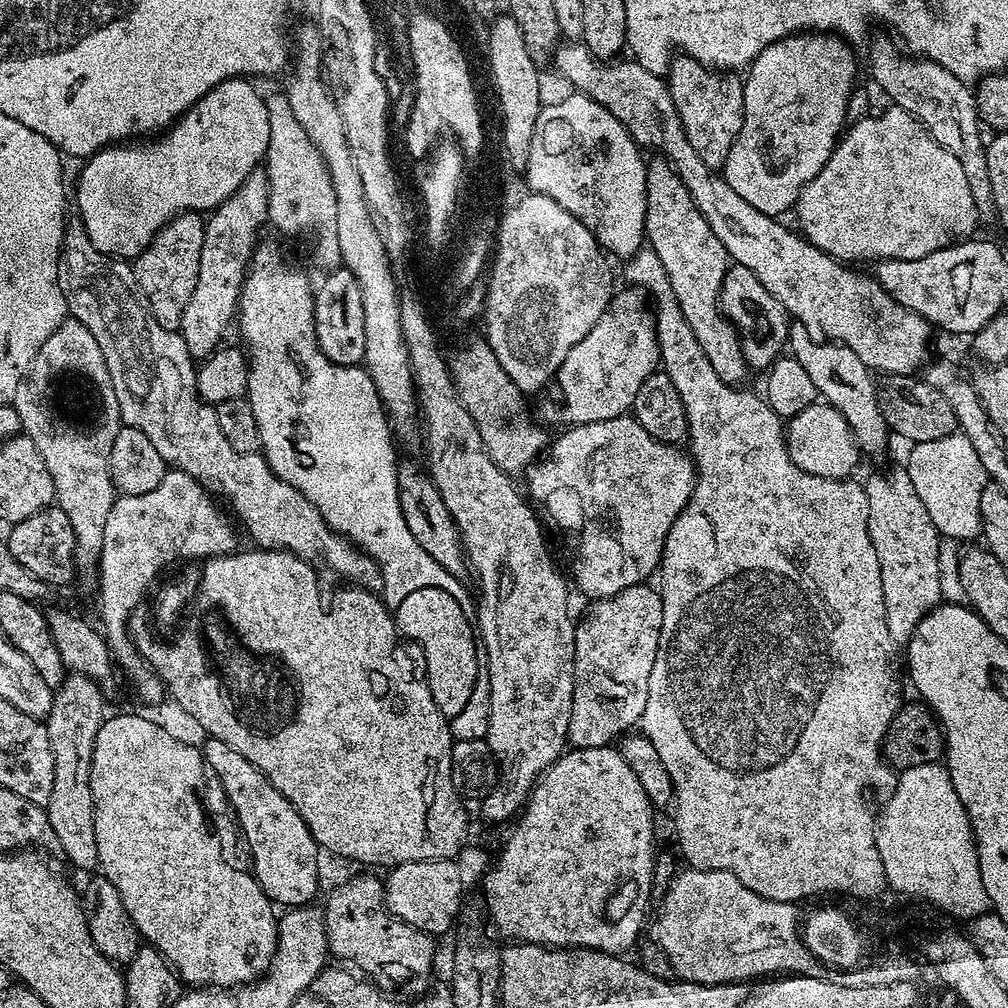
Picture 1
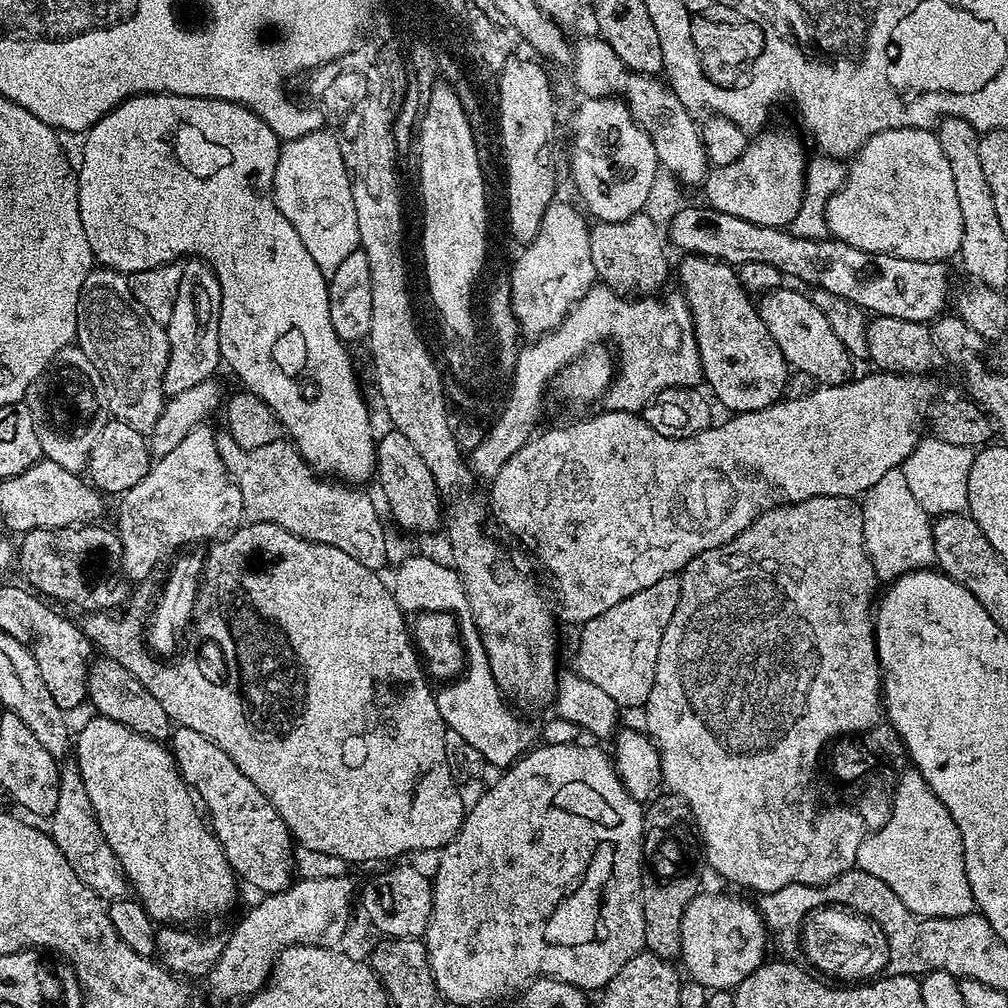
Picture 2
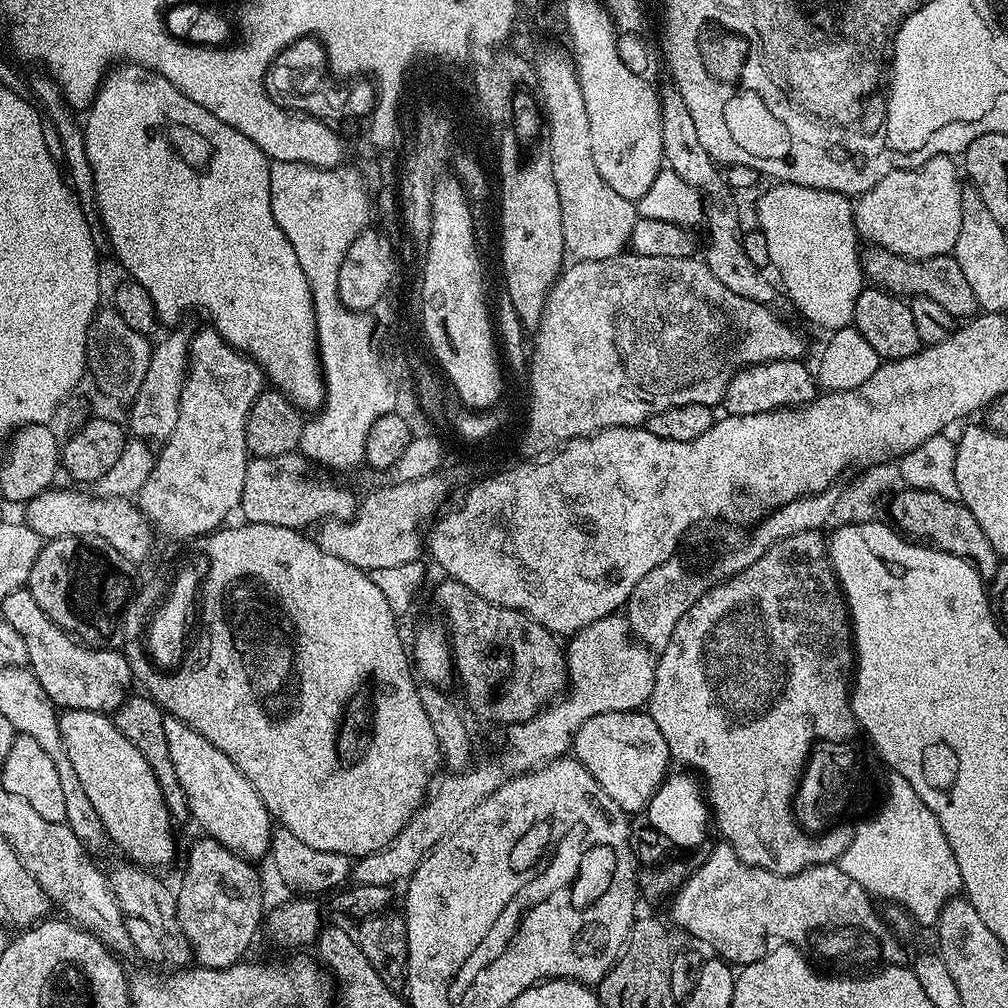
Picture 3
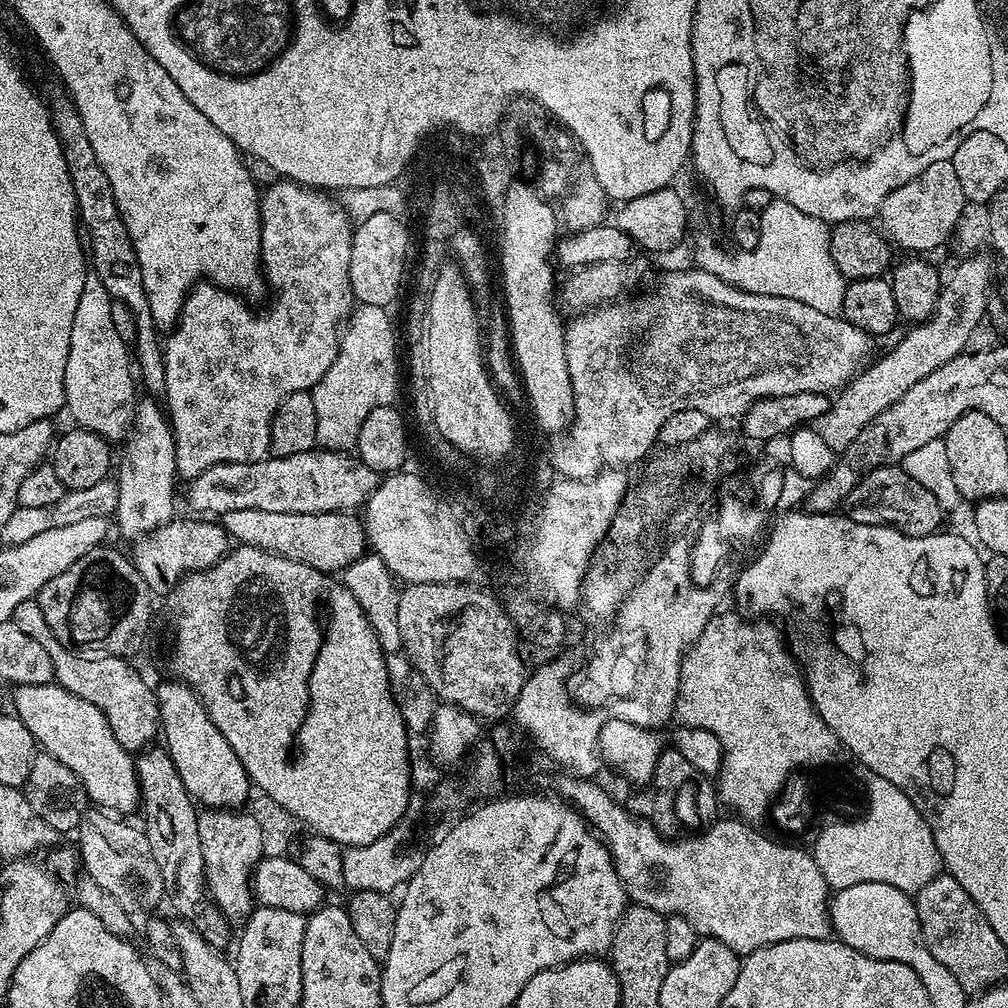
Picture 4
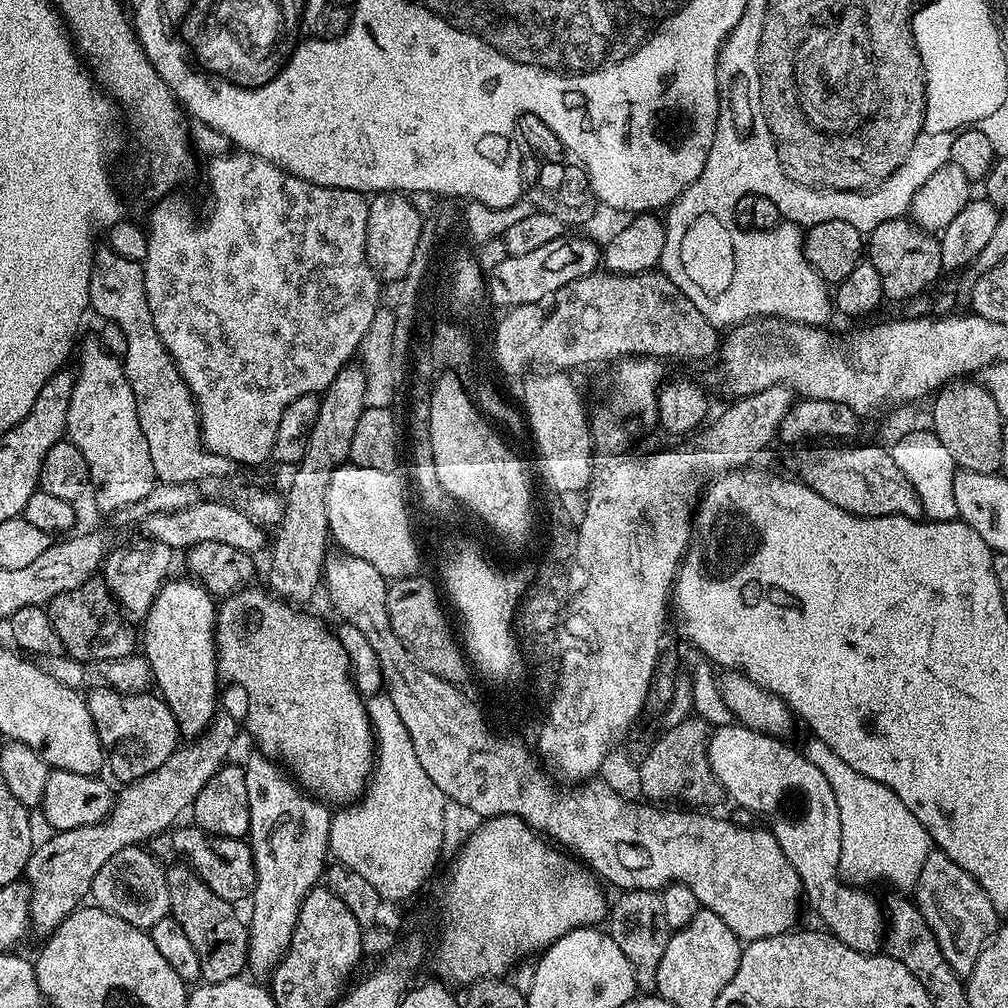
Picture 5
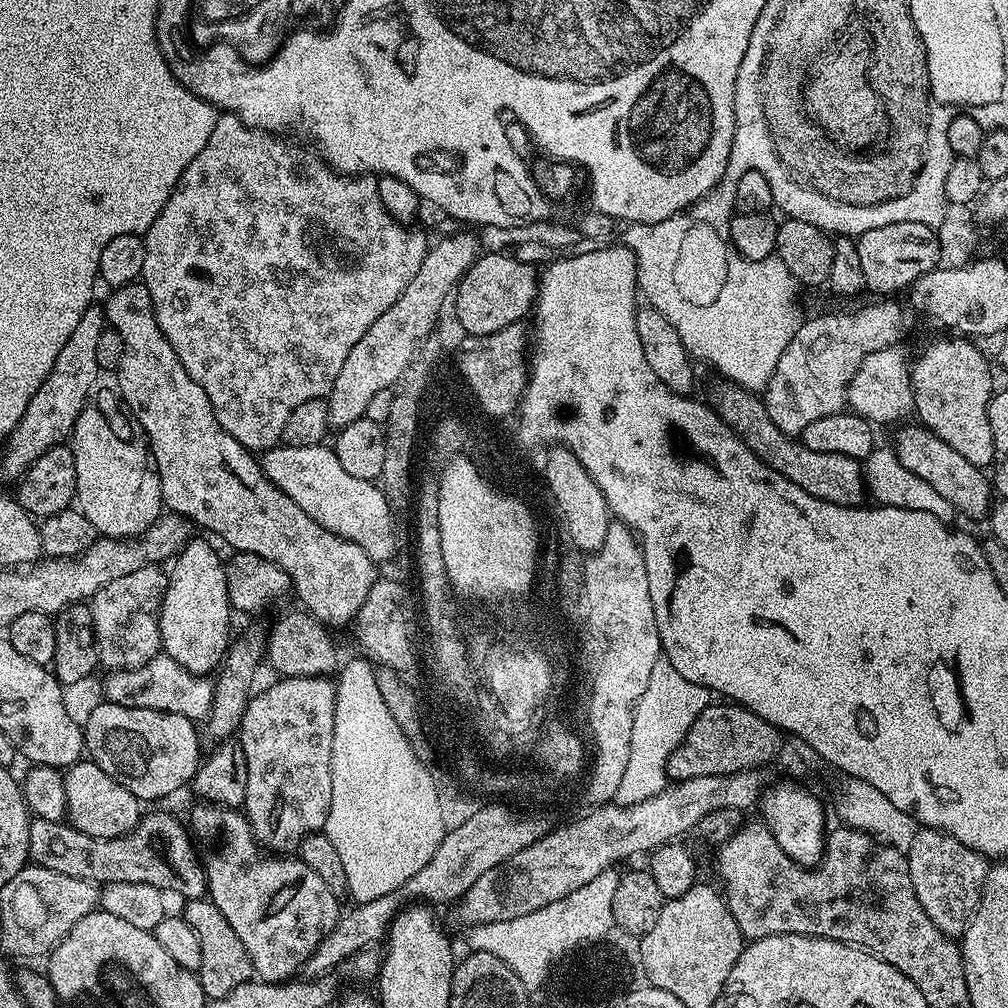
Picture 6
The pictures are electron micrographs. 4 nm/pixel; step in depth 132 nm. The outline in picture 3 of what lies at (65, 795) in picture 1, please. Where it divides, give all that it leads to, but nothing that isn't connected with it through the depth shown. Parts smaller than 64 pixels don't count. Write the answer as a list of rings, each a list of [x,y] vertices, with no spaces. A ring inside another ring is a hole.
[[[123,862],[116,864],[112,869],[107,869],[108,885],[114,894],[114,898],[123,910],[125,917],[143,918],[154,930],[160,932],[164,943],[164,950],[169,961],[173,960],[176,966],[184,966],[193,959],[192,947],[180,928],[178,906],[176,905],[175,891],[167,888],[158,877],[155,871],[141,866],[135,862]],[[188,960],[188,961],[187,961]]]

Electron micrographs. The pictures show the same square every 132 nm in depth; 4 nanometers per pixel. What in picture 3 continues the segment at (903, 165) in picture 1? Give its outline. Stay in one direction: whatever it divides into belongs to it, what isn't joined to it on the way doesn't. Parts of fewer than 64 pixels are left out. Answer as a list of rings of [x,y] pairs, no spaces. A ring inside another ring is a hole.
[[[935,156],[921,168],[886,174],[882,182],[855,201],[855,229],[859,239],[911,260],[949,255],[958,242],[958,226],[962,226],[960,180],[957,161],[951,156]]]

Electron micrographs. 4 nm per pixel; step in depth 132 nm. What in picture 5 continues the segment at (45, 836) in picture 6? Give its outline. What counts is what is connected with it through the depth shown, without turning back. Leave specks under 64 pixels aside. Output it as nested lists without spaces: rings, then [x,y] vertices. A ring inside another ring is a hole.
[[[195,826],[180,827],[173,827],[156,837],[155,855],[160,858],[183,858],[192,871],[199,874],[202,882],[206,882],[206,886],[210,886],[210,890],[218,894],[218,898],[226,898],[233,902],[247,901],[256,888],[256,867],[252,861],[251,843],[247,839],[235,836],[214,836],[211,832]]]

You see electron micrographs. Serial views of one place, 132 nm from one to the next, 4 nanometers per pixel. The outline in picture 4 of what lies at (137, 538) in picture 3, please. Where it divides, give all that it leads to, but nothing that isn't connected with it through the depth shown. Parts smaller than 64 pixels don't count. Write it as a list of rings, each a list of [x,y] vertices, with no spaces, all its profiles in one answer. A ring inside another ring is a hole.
[[[173,518],[135,541],[133,548],[136,549],[130,552],[131,559],[138,574],[142,574],[146,586],[154,594],[168,593],[189,573],[214,567],[230,550],[230,537],[223,526],[208,518],[192,519],[196,520]]]

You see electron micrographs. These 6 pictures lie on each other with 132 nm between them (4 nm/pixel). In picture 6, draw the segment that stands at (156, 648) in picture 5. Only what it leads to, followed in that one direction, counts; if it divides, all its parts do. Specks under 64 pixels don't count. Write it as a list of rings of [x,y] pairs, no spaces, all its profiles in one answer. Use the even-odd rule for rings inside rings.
[[[189,539],[181,552],[177,552],[170,564],[168,585],[160,604],[160,642],[163,655],[174,658],[178,666],[190,670],[195,676],[208,676],[219,669],[230,643],[228,623],[234,617],[234,609],[228,602],[225,561],[204,540]]]

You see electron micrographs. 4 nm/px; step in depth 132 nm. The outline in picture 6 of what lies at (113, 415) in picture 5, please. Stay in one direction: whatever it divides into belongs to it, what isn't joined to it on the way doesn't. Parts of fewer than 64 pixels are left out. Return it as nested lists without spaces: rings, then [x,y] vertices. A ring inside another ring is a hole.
[[[86,406],[82,414],[78,414],[78,422],[72,427],[70,437],[76,467],[75,507],[86,516],[87,521],[96,528],[101,537],[122,540],[141,536],[162,515],[160,479],[155,467],[150,466],[148,445],[143,435],[134,431],[131,423],[112,424],[111,418],[102,409],[92,407]]]

